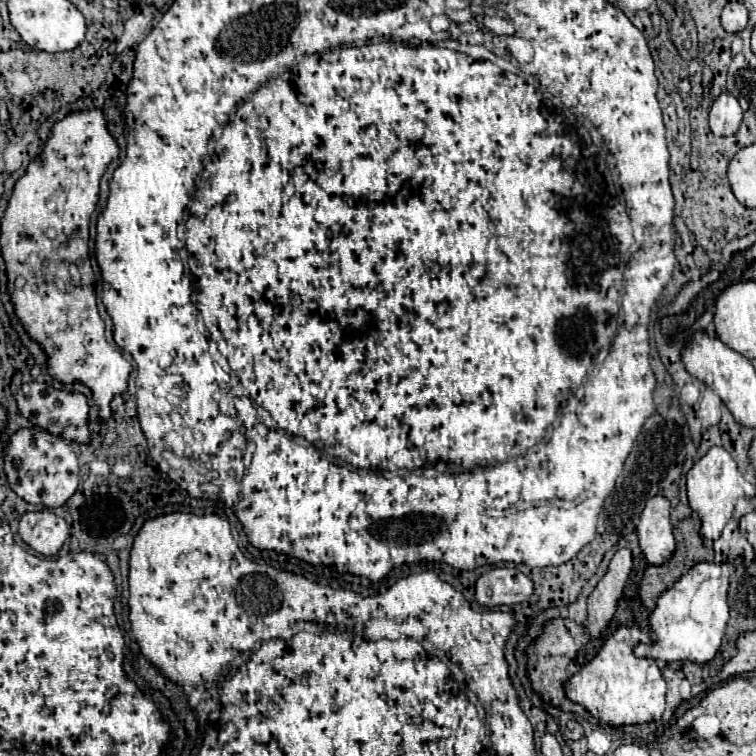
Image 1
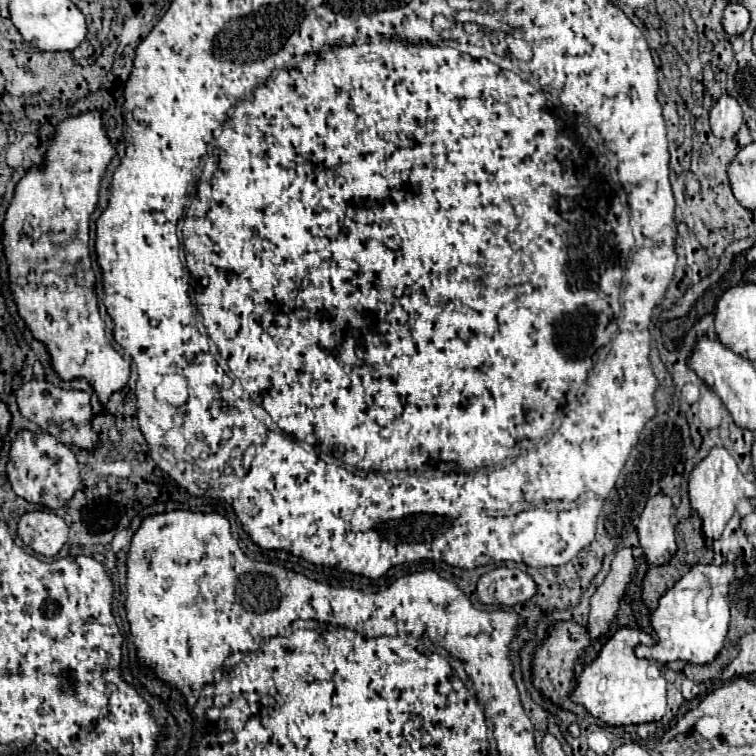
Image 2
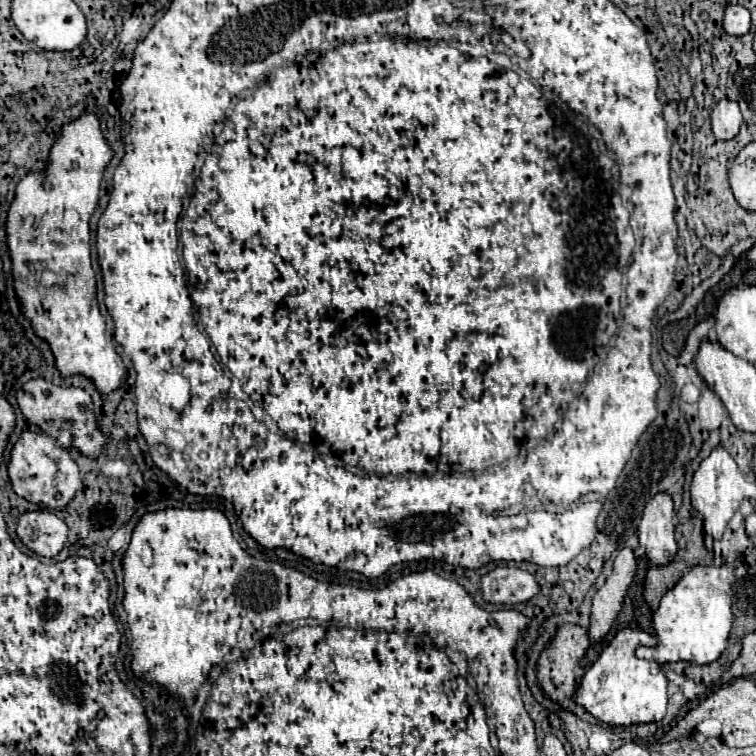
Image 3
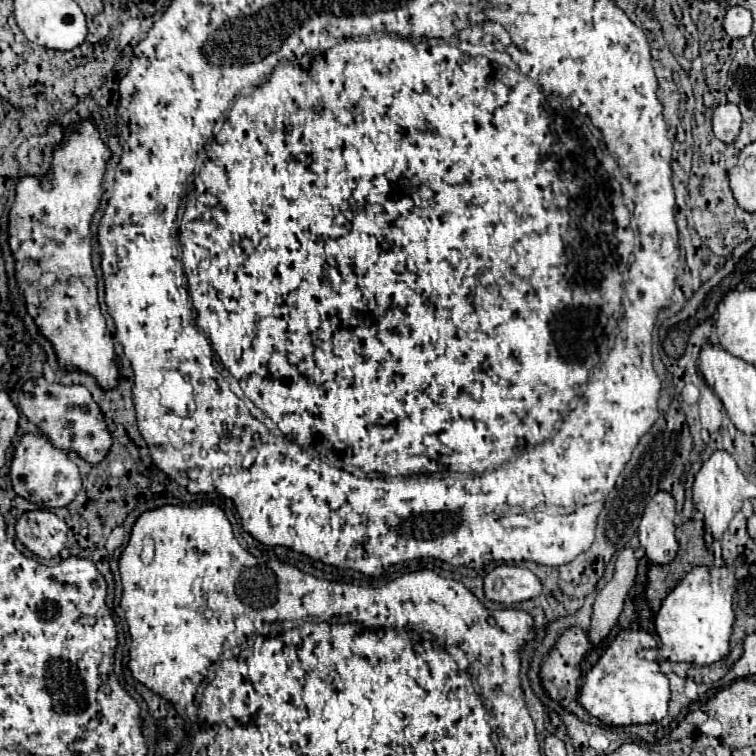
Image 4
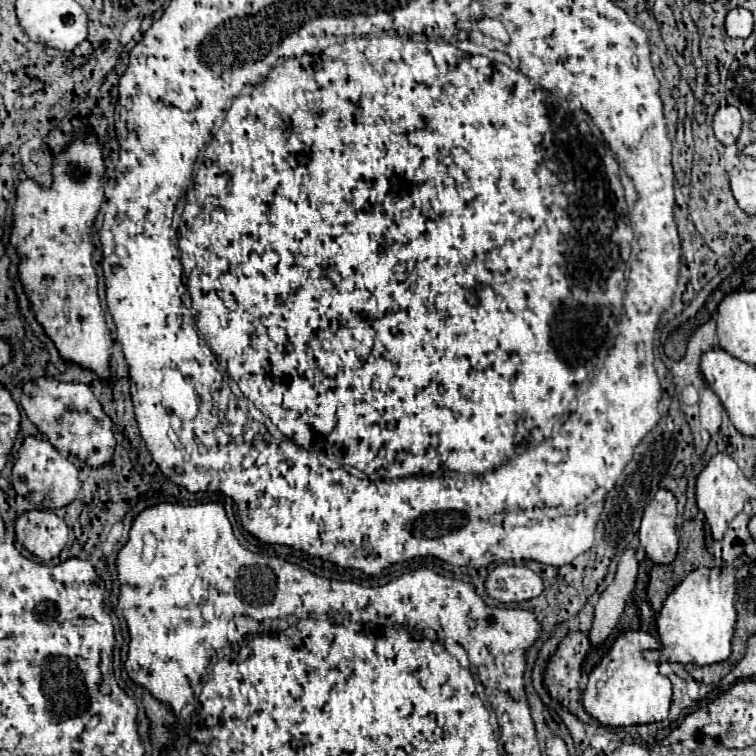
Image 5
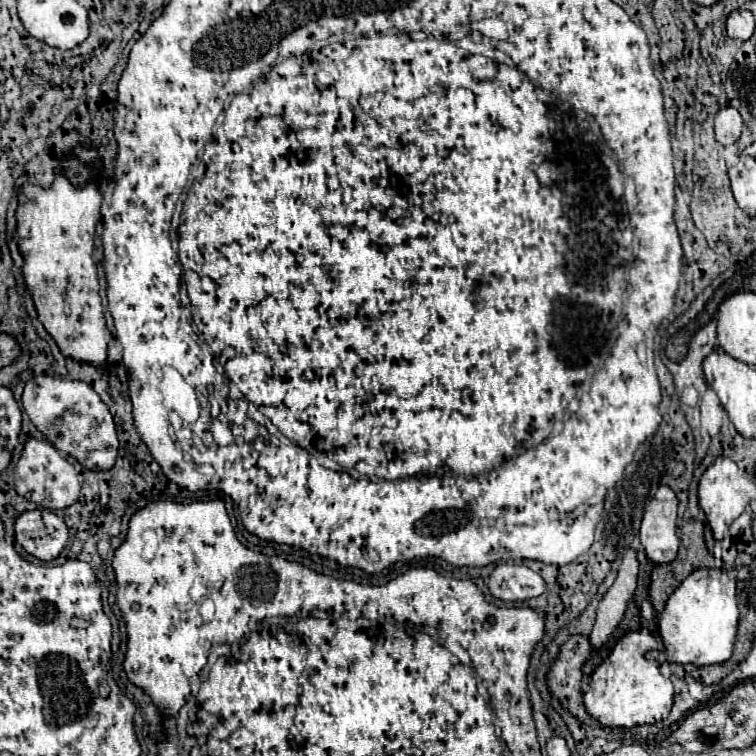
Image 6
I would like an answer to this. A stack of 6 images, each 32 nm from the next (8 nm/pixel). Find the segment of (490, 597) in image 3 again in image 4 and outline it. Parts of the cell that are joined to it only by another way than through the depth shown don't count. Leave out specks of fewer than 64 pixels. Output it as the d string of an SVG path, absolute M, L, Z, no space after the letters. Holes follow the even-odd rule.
M500 564L484 578L484 592L488 600L516 604L538 596L542 592L542 584L528 568Z

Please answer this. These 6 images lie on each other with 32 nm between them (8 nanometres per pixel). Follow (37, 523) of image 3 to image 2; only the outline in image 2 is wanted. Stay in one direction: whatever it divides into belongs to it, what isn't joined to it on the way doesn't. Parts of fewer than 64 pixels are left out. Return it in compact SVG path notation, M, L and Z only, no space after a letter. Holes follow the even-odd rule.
M50 510L26 512L18 522L18 536L36 554L56 556L68 540L66 522Z

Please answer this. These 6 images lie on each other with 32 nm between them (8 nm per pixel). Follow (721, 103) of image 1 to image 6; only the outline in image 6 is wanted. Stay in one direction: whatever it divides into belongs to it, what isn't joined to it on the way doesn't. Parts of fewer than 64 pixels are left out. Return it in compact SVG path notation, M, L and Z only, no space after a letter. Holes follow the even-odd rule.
M722 108L716 114L716 140L722 146L732 146L742 132L742 116L736 108Z

